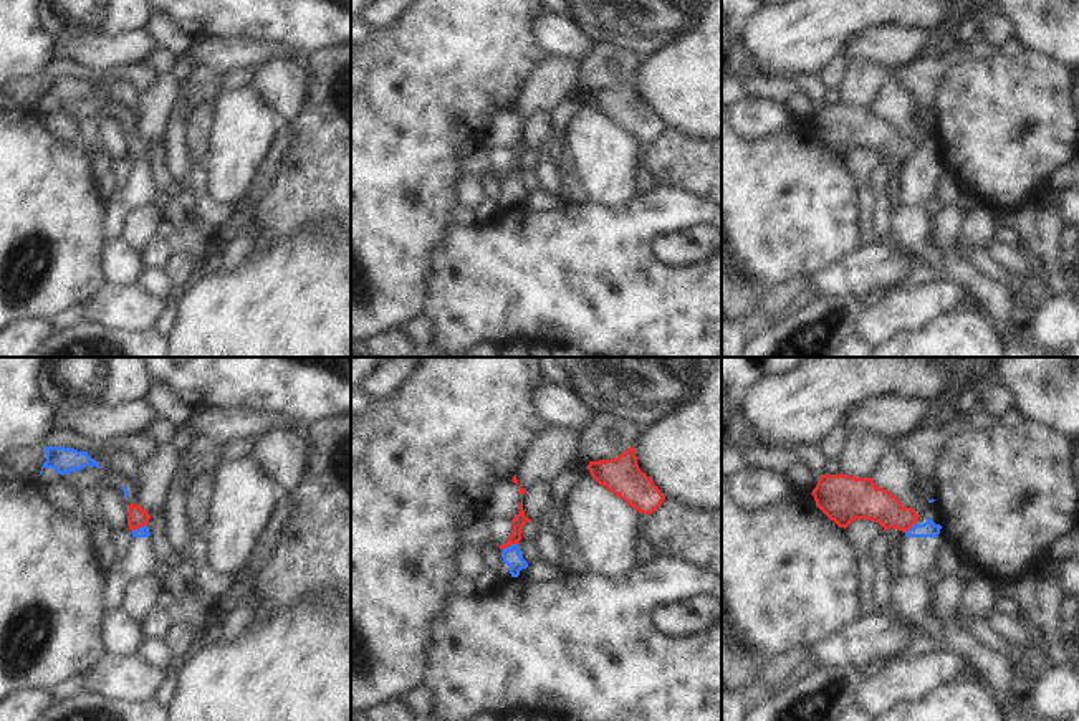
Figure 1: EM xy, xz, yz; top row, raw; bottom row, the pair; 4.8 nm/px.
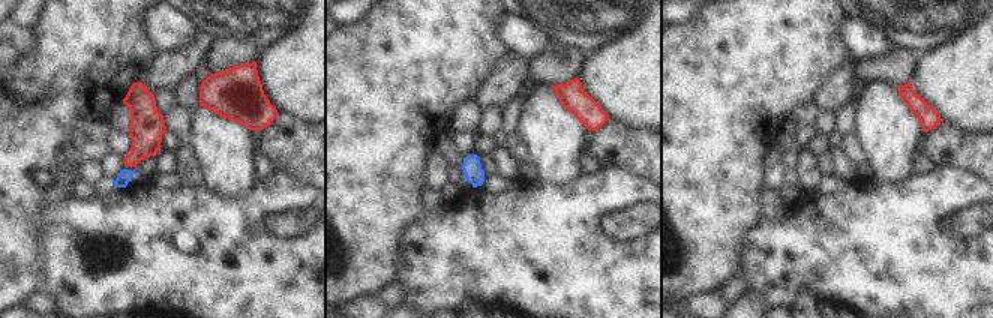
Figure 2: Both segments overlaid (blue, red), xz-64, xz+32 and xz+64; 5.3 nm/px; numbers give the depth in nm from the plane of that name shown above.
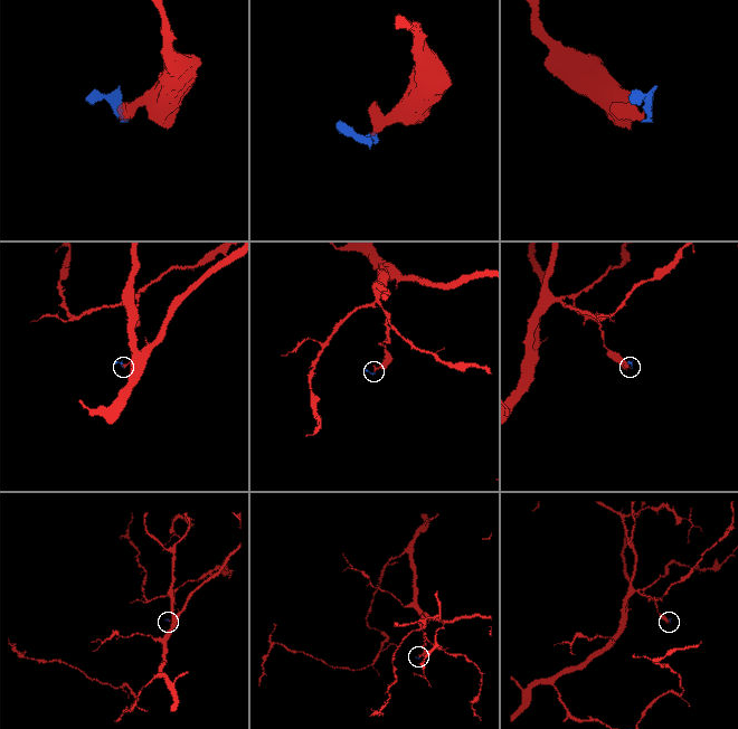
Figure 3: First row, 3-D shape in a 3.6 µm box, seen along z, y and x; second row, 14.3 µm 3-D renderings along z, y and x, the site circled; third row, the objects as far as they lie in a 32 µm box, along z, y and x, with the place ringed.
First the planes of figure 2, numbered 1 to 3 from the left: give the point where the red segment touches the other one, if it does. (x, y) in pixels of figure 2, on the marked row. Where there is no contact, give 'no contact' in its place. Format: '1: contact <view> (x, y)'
1: no contact
2: no contact
3: no contact

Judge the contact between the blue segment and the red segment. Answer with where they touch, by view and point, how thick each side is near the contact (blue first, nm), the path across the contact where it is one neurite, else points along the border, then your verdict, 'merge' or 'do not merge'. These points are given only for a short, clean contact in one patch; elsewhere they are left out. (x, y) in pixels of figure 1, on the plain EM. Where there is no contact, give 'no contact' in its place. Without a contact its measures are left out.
meets blue in xz at (510, 176); 100 nm thick on the blue side, 70 nm on the other; border along xz (517, 172), (502, 181); do not merge

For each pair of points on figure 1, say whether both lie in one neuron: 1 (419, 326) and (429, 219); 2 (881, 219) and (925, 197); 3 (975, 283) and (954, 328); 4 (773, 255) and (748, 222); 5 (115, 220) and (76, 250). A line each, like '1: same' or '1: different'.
1: different
2: different
3: different
4: same
5: different

